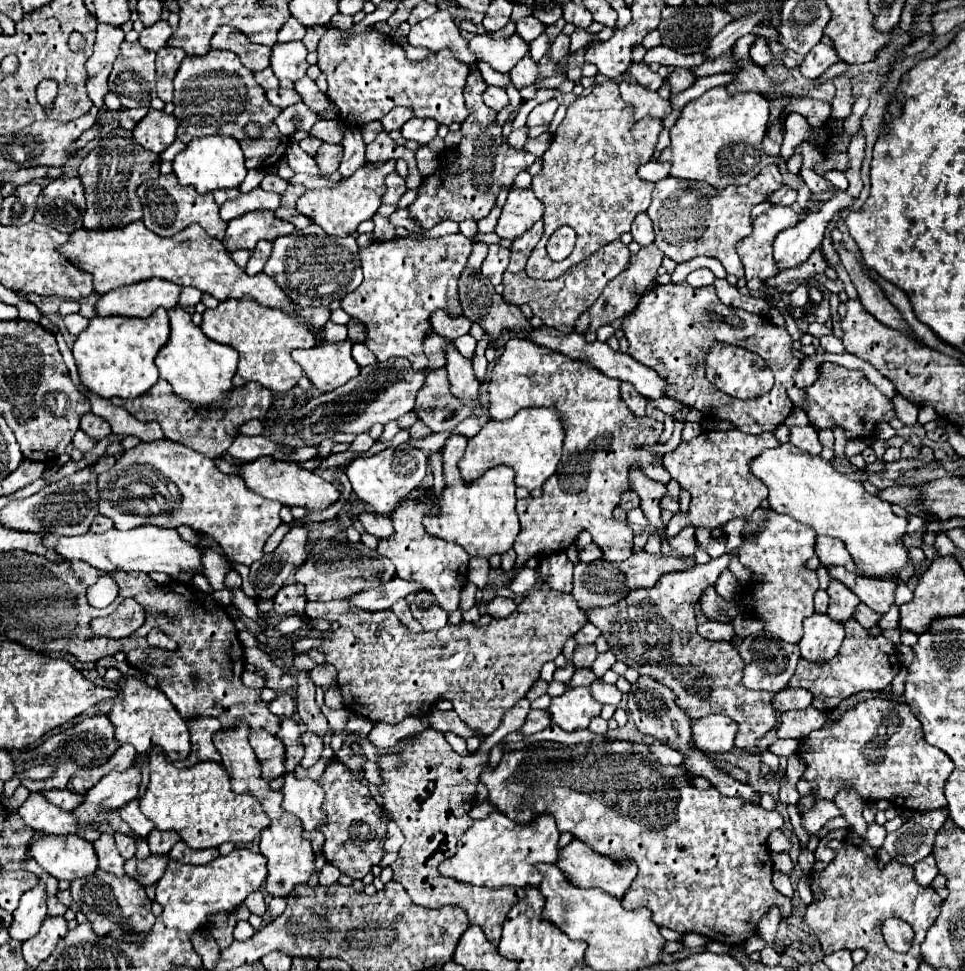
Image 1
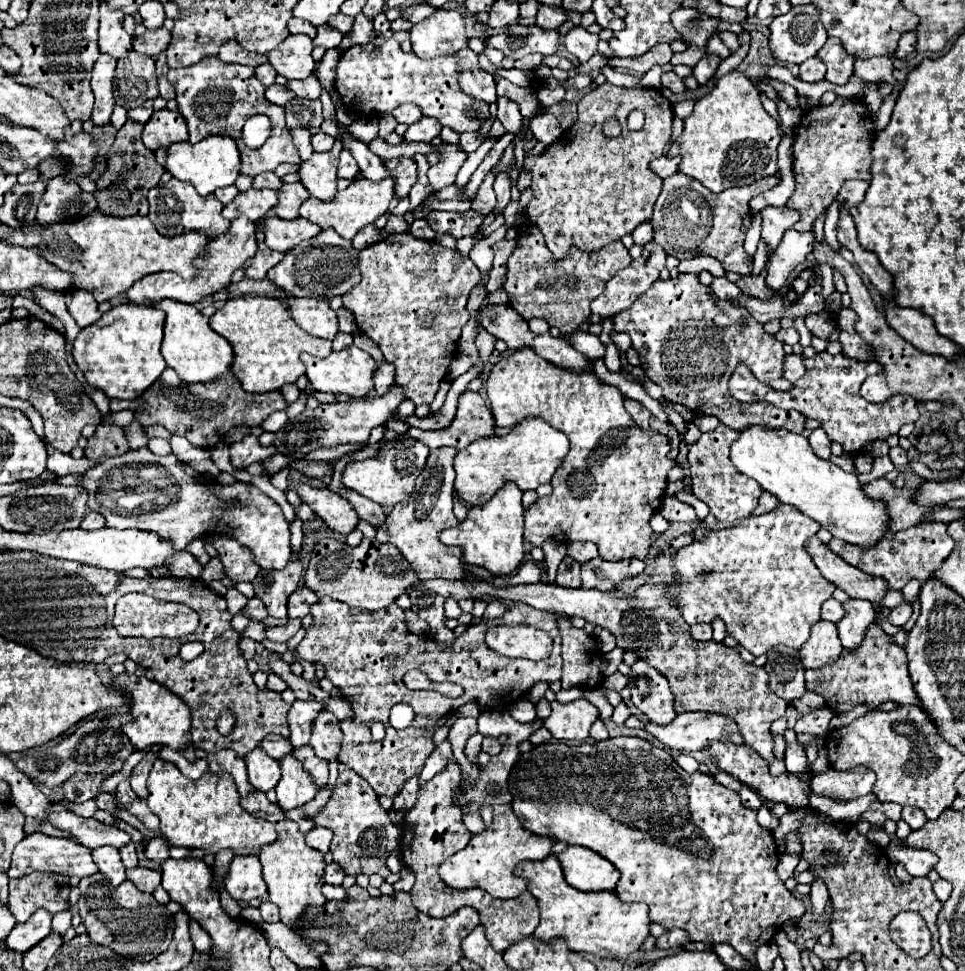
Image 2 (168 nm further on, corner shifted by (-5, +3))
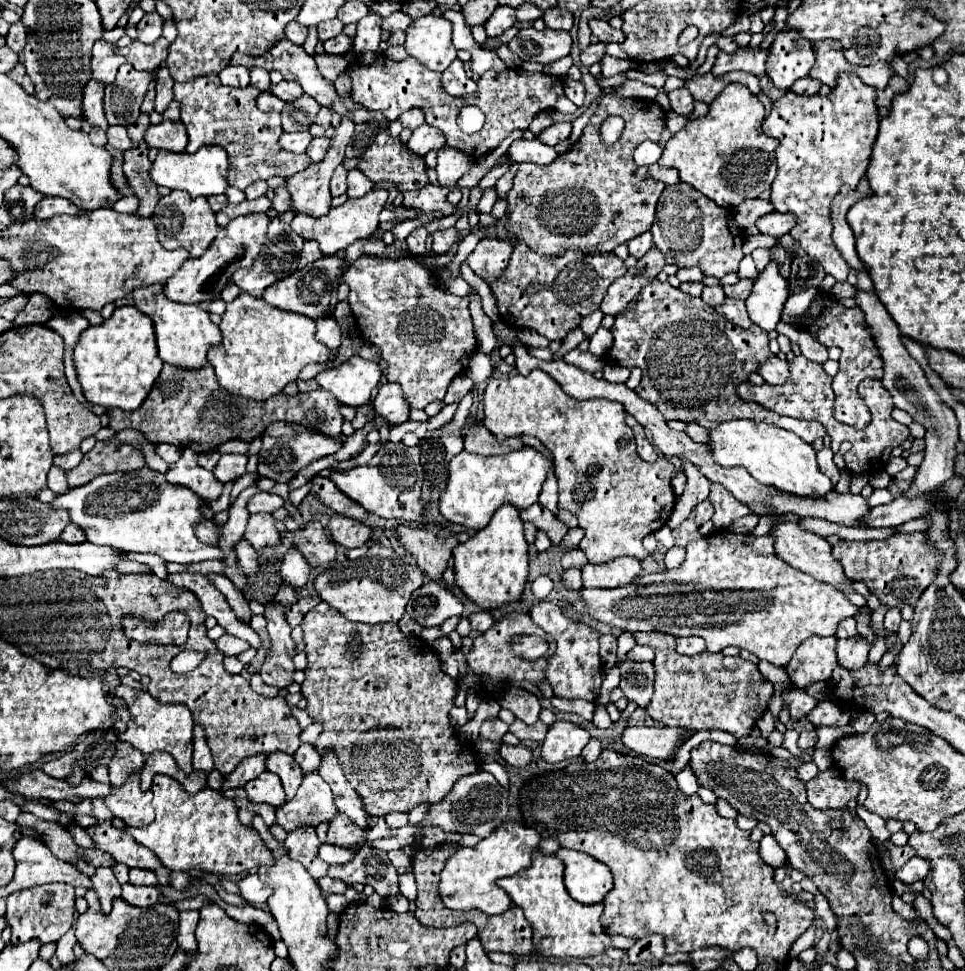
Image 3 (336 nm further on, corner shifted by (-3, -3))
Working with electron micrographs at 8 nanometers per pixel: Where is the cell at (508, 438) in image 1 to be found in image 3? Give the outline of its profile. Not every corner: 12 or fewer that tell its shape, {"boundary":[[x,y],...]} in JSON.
{"boundary":[[533,447],[461,451],[439,511],[481,531],[537,503],[551,461]]}

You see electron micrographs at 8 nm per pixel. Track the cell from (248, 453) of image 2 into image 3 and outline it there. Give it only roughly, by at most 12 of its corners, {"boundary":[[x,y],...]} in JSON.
{"boundary":[[221,455],[213,475],[223,485],[245,475],[245,455]]}

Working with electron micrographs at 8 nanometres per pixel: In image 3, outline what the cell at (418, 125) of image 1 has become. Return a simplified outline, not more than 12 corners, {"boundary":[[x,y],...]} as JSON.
{"boundary":[[425,123],[413,131],[407,145],[423,157],[445,147],[445,135]]}

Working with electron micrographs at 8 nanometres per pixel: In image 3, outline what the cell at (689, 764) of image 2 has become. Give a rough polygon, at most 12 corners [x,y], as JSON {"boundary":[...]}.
{"boundary":[[691,767],[675,776],[685,797],[697,792],[699,785]]}

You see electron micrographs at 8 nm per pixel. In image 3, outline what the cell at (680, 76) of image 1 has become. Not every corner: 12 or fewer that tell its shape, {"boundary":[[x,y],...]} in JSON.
{"boundary":[[739,47],[719,53],[711,73],[765,73],[769,47]]}

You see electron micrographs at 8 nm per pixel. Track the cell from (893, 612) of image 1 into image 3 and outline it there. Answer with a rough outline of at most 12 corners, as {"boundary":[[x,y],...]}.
{"boundary":[[889,609],[885,615],[885,629],[897,631],[901,623],[901,611]]}

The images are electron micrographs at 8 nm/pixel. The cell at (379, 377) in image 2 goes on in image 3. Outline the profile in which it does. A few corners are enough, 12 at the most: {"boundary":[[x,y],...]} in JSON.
{"boundary":[[385,383],[373,401],[389,425],[405,423],[411,407],[397,383]]}

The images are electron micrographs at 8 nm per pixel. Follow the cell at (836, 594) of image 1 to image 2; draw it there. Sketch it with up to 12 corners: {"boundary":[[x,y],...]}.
{"boundary":[[847,599],[837,621],[845,649],[861,645],[875,609],[869,601]]}

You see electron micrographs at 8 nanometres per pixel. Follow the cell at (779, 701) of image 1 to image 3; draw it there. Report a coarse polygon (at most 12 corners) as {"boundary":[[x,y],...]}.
{"boundary":[[821,701],[809,721],[815,727],[843,727],[849,711],[831,701]]}

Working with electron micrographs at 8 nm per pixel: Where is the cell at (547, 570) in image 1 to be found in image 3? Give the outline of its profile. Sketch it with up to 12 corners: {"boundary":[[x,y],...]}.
{"boundary":[[567,569],[563,583],[569,589],[581,589],[581,569]]}

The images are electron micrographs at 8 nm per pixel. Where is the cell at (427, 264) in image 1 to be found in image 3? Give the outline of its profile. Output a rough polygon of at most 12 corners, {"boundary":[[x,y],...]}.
{"boundary":[[413,255],[347,269],[361,337],[413,409],[477,351],[469,299]]}

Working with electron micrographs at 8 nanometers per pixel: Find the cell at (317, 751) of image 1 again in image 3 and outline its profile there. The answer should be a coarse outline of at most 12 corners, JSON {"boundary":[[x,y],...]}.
{"boundary":[[303,777],[295,797],[277,809],[287,833],[331,823],[339,809],[329,785]]}

